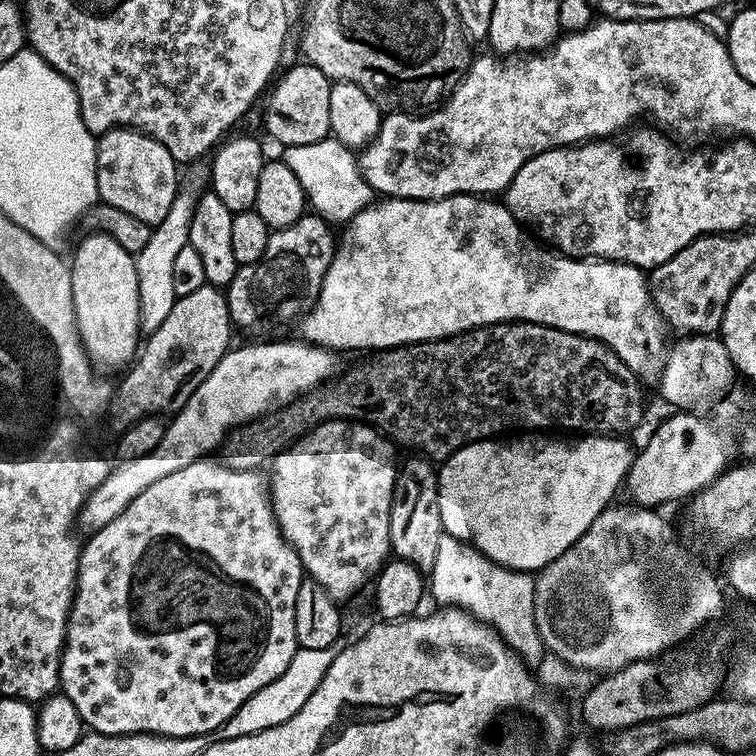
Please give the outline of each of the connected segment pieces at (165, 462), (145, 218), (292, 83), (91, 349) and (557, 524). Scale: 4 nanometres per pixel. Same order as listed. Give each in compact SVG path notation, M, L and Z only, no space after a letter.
M295 339L244 344L228 351L218 366L210 370L202 386L198 386L180 411L167 421L162 442L158 442L150 454L117 463L117 468L115 465L109 471L106 482L91 492L80 511L79 527L91 534L106 526L106 522L114 522L114 518L118 518L118 514L122 514L142 490L166 478L166 474L174 474L174 470L182 470L182 466L190 466L190 462L215 453L212 451L215 448L217 451L233 430L283 408L321 384L329 383L341 371L340 360L336 357L339 355L333 349Z
M111 128L97 139L96 191L99 199L110 206L118 206L118 210L126 210L126 214L134 214L134 218L142 218L142 222L155 226L170 214L170 202L174 202L176 189L182 183L181 177L176 177L176 171L178 165L170 150L144 132L137 132L134 128Z
M299 63L294 65L280 81L277 79L271 85L267 93L268 105L264 108L264 128L284 148L306 146L306 142L325 140L332 131L330 90L333 81L313 64Z
M93 232L85 237L76 248L76 257L70 260L74 314L80 340L93 365L101 369L123 369L133 363L142 344L136 261L133 253L122 250L122 246L106 234Z
M520 434L509 444L499 444L499 439L479 440L473 444L462 446L447 460L443 461L438 468L438 510L442 514L442 526L447 535L458 538L466 544L477 548L482 555L490 557L495 564L501 564L503 568L511 568L517 572L535 573L537 570L545 568L550 562L554 562L554 558L558 558L570 546L574 546L574 542L578 542L578 538L582 538L582 534L586 534L586 530L590 530L590 522L594 522L594 518L598 518L598 514L602 514L605 508L613 503L612 500L616 496L616 491L621 491L622 485L627 481L628 472L632 468L634 459L634 448L627 444L627 439L620 436L597 436L595 434L584 434L579 438L564 438L568 440L555 440L552 434Z

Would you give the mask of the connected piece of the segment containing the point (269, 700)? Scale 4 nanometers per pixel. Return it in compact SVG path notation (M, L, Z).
M326 646L322 650L297 648L294 658L290 658L290 666L286 666L286 670L282 670L282 674L274 678L274 682L250 694L250 698L246 698L246 702L242 702L242 706L238 706L235 714L214 734L215 739L238 738L246 734L270 730L270 726L282 726L282 722L290 722L290 718L294 718L294 714L302 710L306 698L310 698L310 694L318 690L318 682L326 678L326 670L330 670L330 662L334 662L337 651L337 646Z

